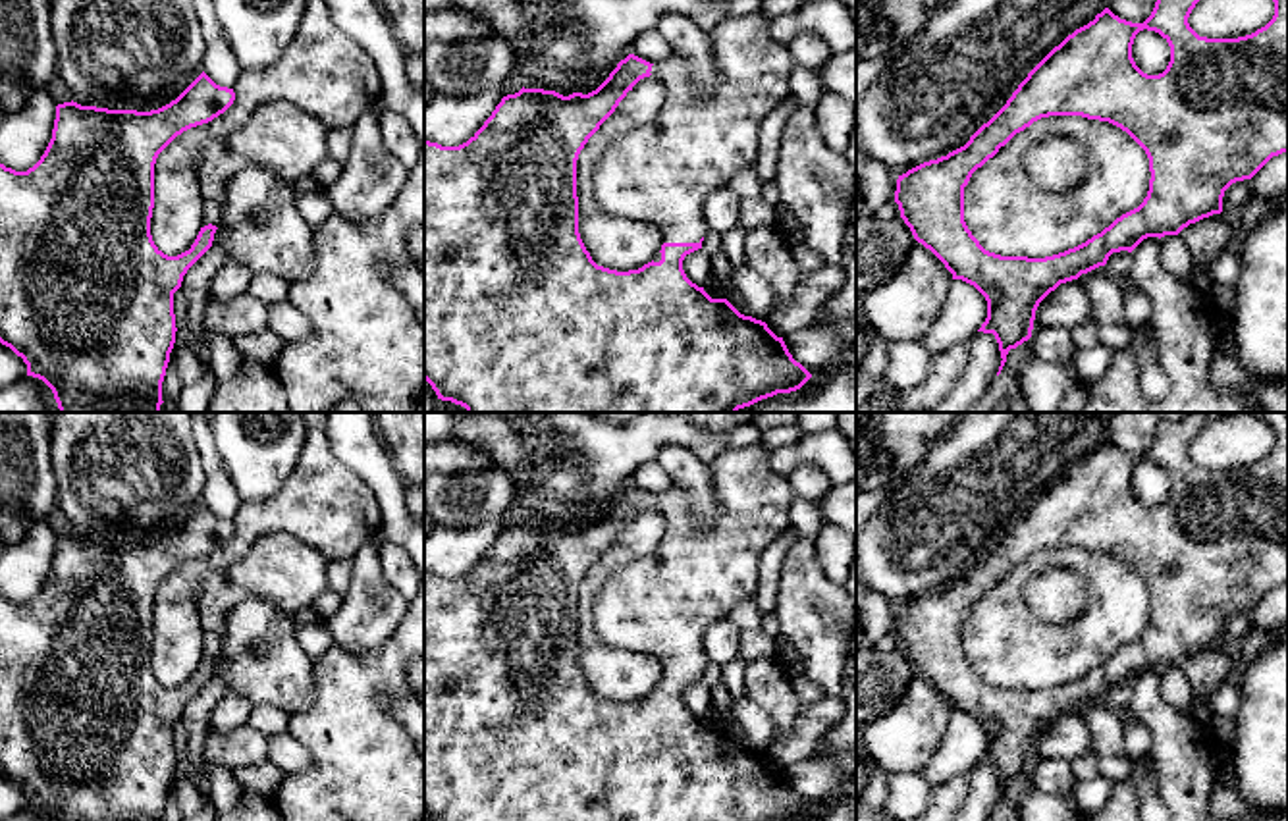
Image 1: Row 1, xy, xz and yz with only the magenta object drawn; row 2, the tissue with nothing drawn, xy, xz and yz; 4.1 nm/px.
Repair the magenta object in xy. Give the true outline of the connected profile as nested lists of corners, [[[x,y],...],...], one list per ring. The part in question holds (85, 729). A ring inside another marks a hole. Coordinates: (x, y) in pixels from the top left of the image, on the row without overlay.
[[[202,503],[175,532],[150,543],[64,534],[56,538],[52,570],[33,599],[15,603],[0,596],[0,775],[23,790],[27,808],[42,811],[50,821],[162,821],[177,763],[174,725],[187,702],[212,678],[229,611],[245,599],[266,599],[293,617],[328,590],[330,561],[322,553],[289,534],[264,534],[241,561],[197,584],[202,659],[189,682],[164,686],[150,667],[156,590],[177,567],[212,553],[233,532],[233,520],[216,516]]]

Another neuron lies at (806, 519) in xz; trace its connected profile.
[[[794,497],[789,507],[791,526],[798,536],[816,540],[825,520],[819,511],[819,503]]]

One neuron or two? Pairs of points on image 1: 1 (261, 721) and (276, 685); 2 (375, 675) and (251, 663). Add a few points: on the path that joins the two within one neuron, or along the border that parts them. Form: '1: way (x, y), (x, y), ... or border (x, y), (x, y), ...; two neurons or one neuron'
1: border (255, 704), (270, 704), (290, 715); two neurons
2: border (315, 662), (313, 700), (294, 712); two neurons

